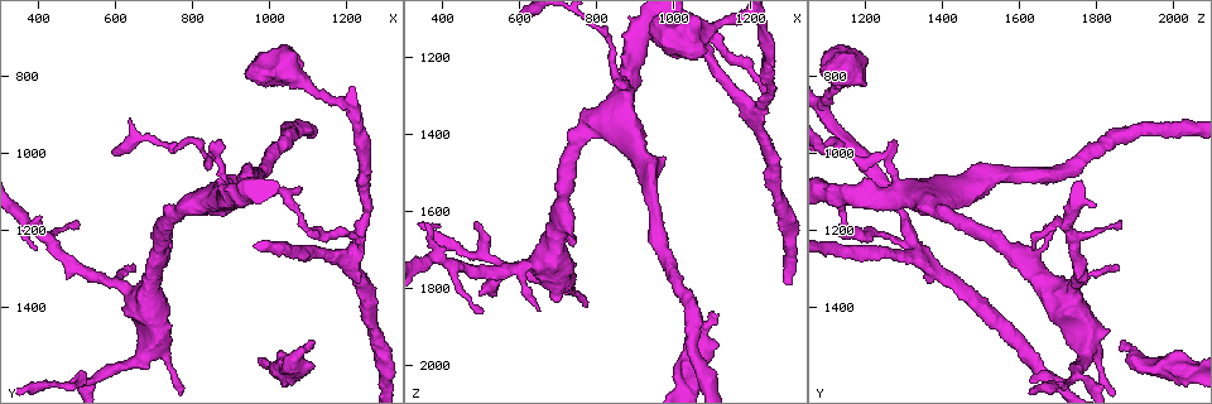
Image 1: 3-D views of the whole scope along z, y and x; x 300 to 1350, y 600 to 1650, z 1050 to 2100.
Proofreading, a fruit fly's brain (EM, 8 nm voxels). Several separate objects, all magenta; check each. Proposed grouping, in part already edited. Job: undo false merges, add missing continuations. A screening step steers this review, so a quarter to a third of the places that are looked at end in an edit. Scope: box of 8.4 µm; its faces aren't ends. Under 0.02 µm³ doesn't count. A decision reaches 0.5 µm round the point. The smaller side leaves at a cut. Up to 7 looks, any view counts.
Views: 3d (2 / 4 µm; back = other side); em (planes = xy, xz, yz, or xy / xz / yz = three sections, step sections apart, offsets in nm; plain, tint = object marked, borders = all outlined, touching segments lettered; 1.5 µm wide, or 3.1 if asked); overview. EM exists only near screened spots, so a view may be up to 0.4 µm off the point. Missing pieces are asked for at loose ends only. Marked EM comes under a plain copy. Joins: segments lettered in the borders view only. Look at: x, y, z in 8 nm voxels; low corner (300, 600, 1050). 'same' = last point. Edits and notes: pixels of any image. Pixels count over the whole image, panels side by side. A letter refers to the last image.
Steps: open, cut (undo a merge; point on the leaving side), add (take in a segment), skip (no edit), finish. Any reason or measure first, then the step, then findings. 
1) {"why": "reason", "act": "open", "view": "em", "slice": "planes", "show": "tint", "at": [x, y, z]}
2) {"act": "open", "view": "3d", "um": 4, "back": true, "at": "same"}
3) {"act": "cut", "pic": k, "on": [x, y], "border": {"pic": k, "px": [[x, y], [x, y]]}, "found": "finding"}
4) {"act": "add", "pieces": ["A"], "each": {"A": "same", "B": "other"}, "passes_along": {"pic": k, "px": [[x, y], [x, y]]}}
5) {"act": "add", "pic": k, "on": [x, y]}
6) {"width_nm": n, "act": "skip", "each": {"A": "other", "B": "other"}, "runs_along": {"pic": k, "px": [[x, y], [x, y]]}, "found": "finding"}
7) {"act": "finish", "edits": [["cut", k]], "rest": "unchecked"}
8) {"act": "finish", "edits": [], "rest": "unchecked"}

{"why": "free end", "act": "open", "view": "3d", "um": 2, "at": [1120, 1490, 1865]}

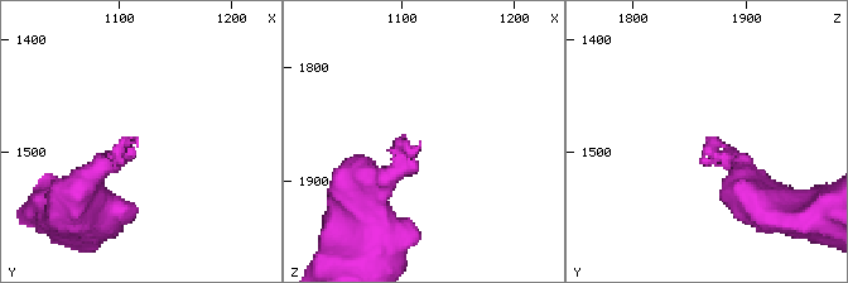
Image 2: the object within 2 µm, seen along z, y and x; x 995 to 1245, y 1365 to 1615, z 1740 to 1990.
{"act": "open", "view": "em", "slice": "planes", "show": "borders", "at": [1120, 1492, 1868]}

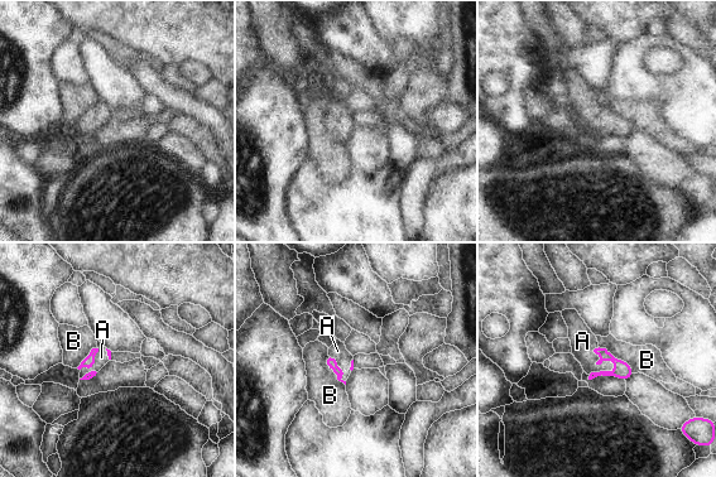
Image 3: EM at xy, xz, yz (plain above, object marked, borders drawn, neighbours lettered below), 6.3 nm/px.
{"act": "add", "pic": 3, "on": [582, 341], "each": {"A": "same", "B": "other"}, "passes_along": {"pic": 3, "px": [[624, 371], [606, 360], [582, 341]]}, "found": "the neuron continues"}

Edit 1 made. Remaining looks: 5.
{"act": "open", "view": "overview"}

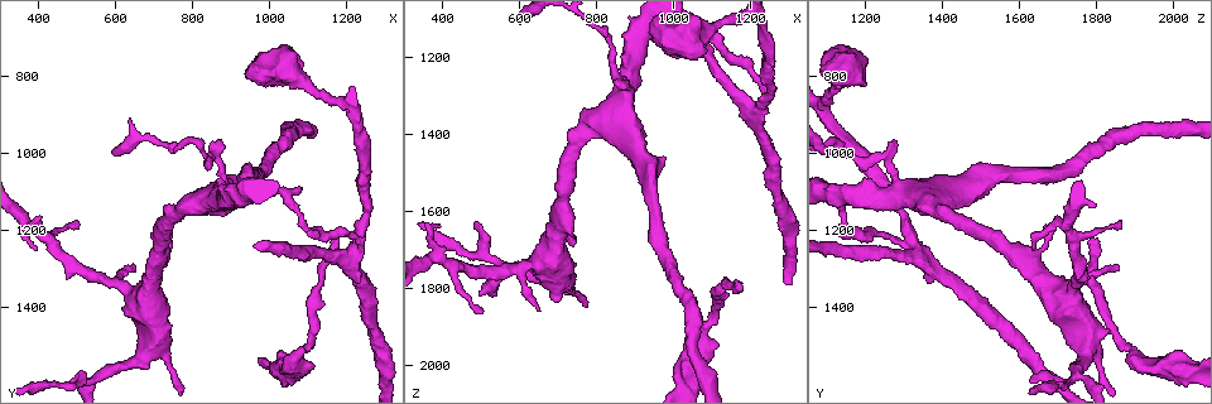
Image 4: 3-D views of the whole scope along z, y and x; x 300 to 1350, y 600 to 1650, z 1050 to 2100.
{"why": "branch stops here", "act": "open", "view": "3d", "um": 2, "at": [1180, 1215, 1785]}

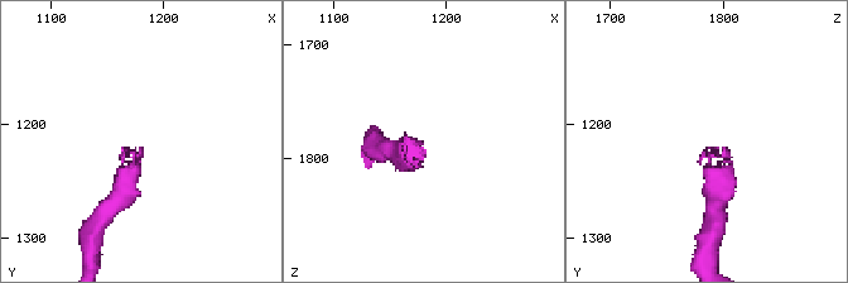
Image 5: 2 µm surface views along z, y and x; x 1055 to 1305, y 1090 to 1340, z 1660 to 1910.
{"act": "open", "view": "em", "slice": "xy", "step": 4, "show": "borders", "at": [1178, 1218, 1790]}

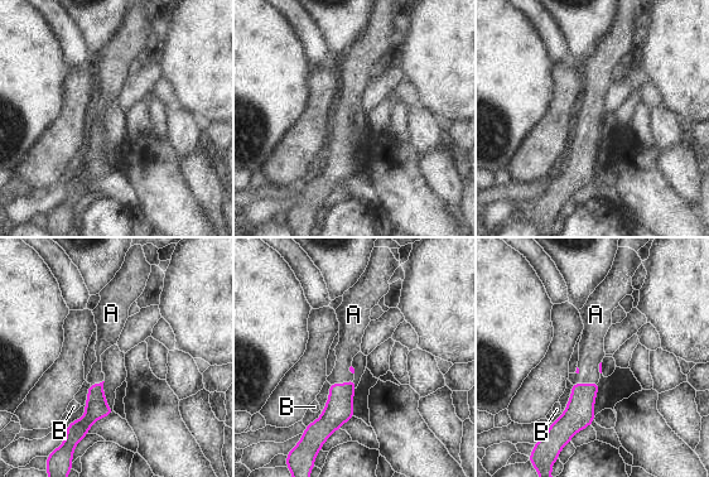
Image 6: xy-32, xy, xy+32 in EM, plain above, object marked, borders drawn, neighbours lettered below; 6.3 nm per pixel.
{"act": "add", "pic": 6, "on": [592, 346], "each": {"A": "same", "B": "other"}, "passes_along": {"pic": 6, "px": [[579, 414], [584, 384], [592, 346]]}, "found": "the neuron continues"}

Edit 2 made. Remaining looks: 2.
{"act": "open", "view": "overview"}

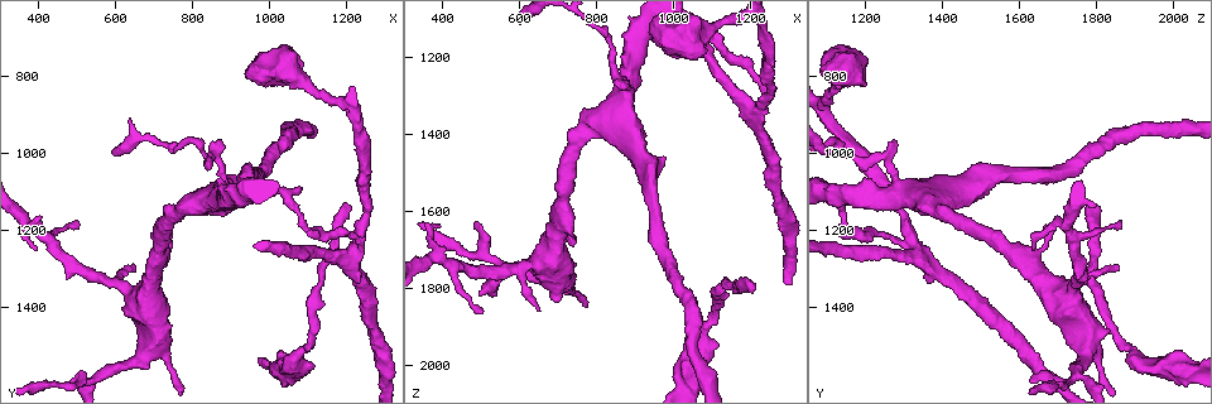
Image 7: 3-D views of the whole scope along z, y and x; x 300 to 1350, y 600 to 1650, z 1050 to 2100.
{"why": "branch stops here", "act": "open", "view": "em", "slice": "planes", "show": "borders", "at": [505, 1185, 1865]}

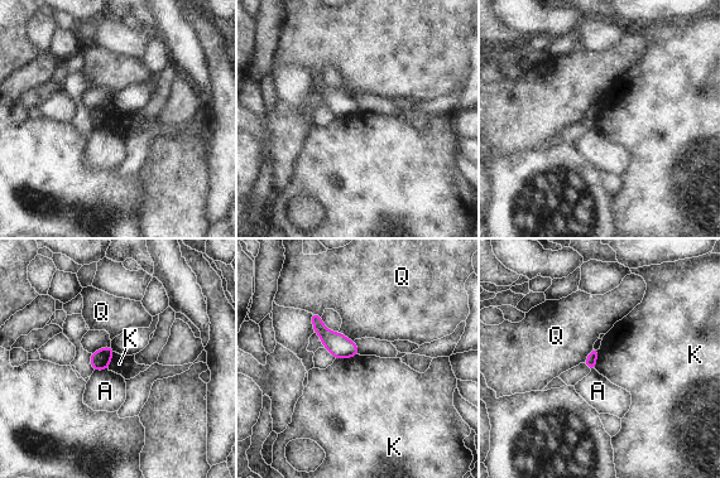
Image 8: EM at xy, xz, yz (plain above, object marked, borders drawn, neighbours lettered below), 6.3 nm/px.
{"act": "skip", "each": {"A": "other", "K": "other", "Q": "other"}, "border": {"pic": 8, "px": [[359, 355], [335, 360]]}, "found": "no lettered segment goes on from it"}

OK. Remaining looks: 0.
{"act": "finish", "edits": [["add", 3], ["add", 6]], "rest": "unchecked"}

